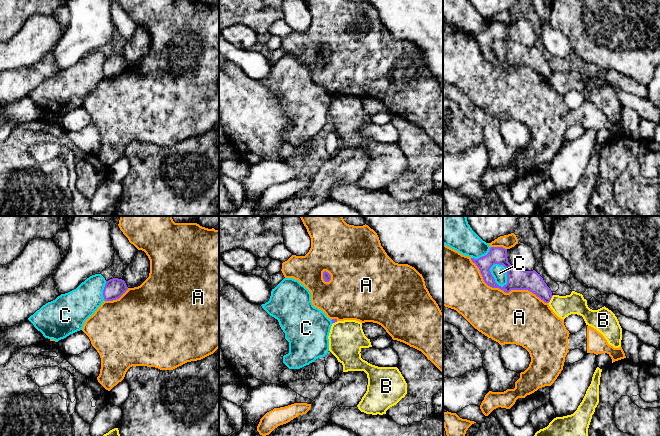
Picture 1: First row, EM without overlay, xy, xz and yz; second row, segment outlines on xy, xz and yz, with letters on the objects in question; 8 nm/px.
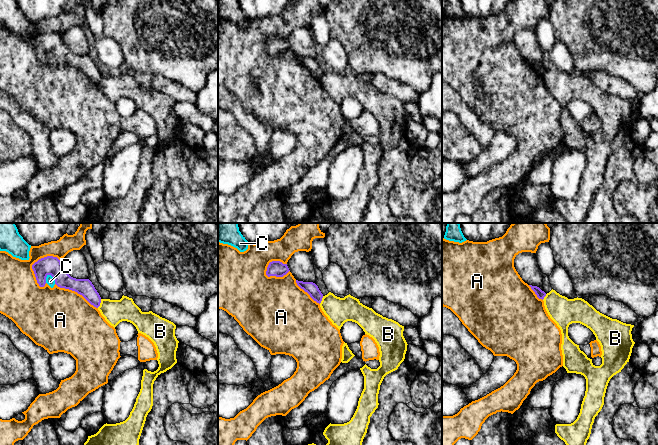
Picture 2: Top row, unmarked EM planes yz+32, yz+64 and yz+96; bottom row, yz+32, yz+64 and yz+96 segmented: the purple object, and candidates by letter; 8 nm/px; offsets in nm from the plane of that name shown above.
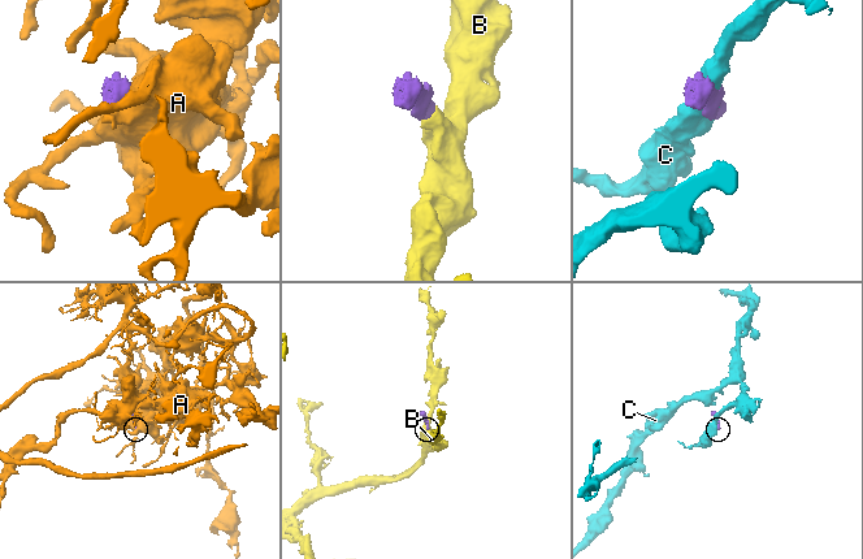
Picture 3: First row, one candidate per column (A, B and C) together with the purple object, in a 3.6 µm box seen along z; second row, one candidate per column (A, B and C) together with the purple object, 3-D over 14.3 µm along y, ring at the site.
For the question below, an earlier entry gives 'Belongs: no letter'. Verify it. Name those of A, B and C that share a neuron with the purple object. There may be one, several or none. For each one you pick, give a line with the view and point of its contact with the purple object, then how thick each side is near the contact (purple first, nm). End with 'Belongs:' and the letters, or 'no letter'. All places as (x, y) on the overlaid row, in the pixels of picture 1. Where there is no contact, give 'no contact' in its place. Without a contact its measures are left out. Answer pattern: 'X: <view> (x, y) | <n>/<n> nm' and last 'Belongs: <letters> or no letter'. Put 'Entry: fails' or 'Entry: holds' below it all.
Belongs: no letter
Entry: holds

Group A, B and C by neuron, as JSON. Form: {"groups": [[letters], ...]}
{"groups": [["A"], ["B"], ["C"]]}

